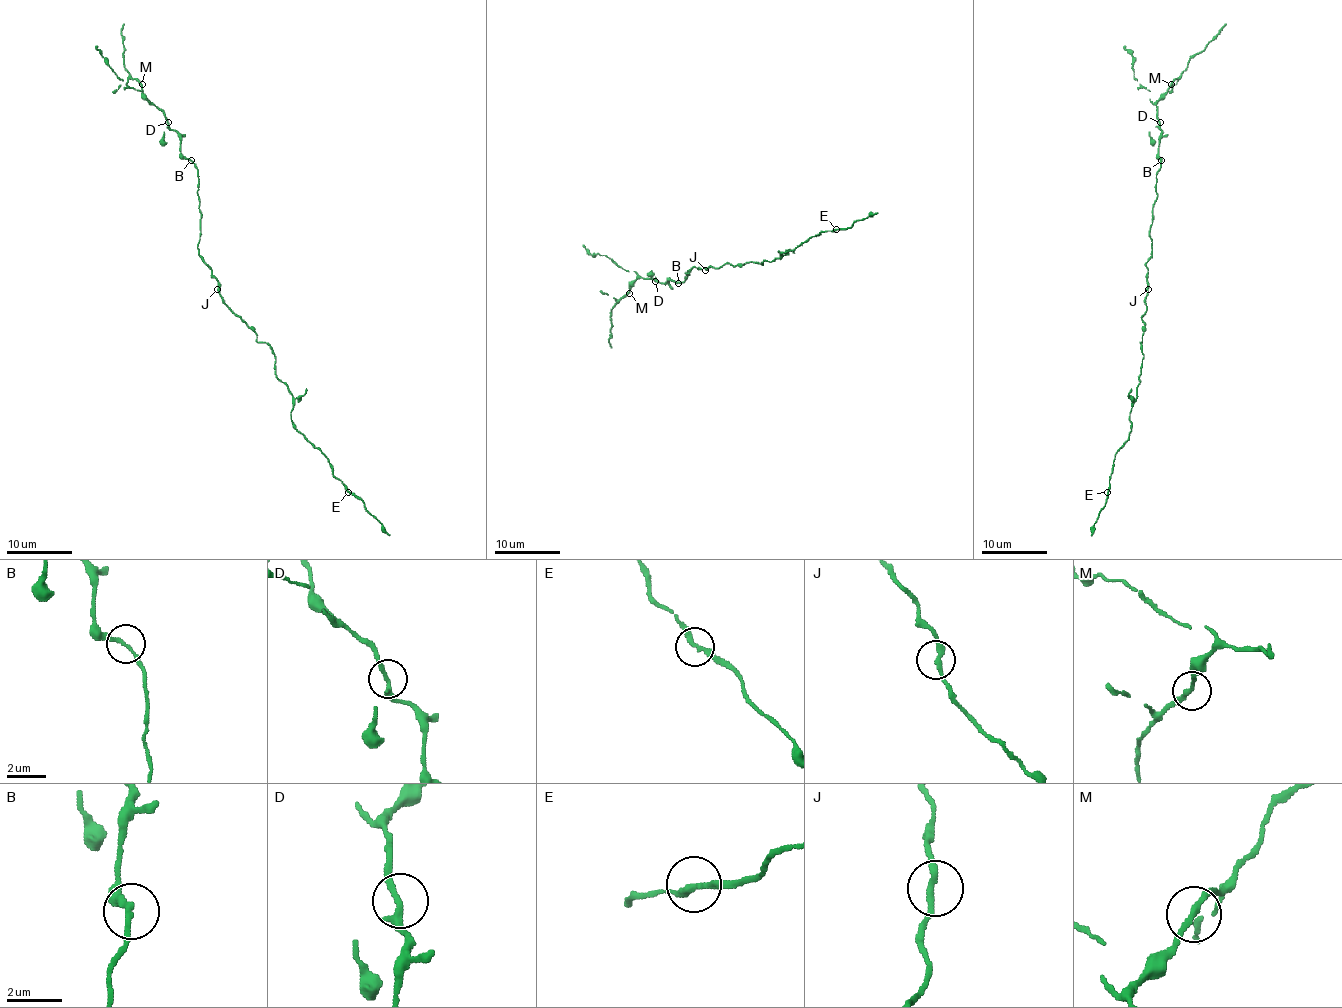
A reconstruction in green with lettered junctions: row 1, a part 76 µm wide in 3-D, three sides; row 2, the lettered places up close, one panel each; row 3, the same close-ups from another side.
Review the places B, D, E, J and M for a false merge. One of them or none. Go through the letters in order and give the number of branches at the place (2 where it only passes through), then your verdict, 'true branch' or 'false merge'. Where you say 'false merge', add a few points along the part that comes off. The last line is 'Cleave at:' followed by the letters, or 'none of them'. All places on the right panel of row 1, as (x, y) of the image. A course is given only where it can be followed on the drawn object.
B: 2 | true branch
D: 2 | true branch
E: 2 | true branch
J: 2 | true branch
M: 2 | true branch
Cleave at: none of them

